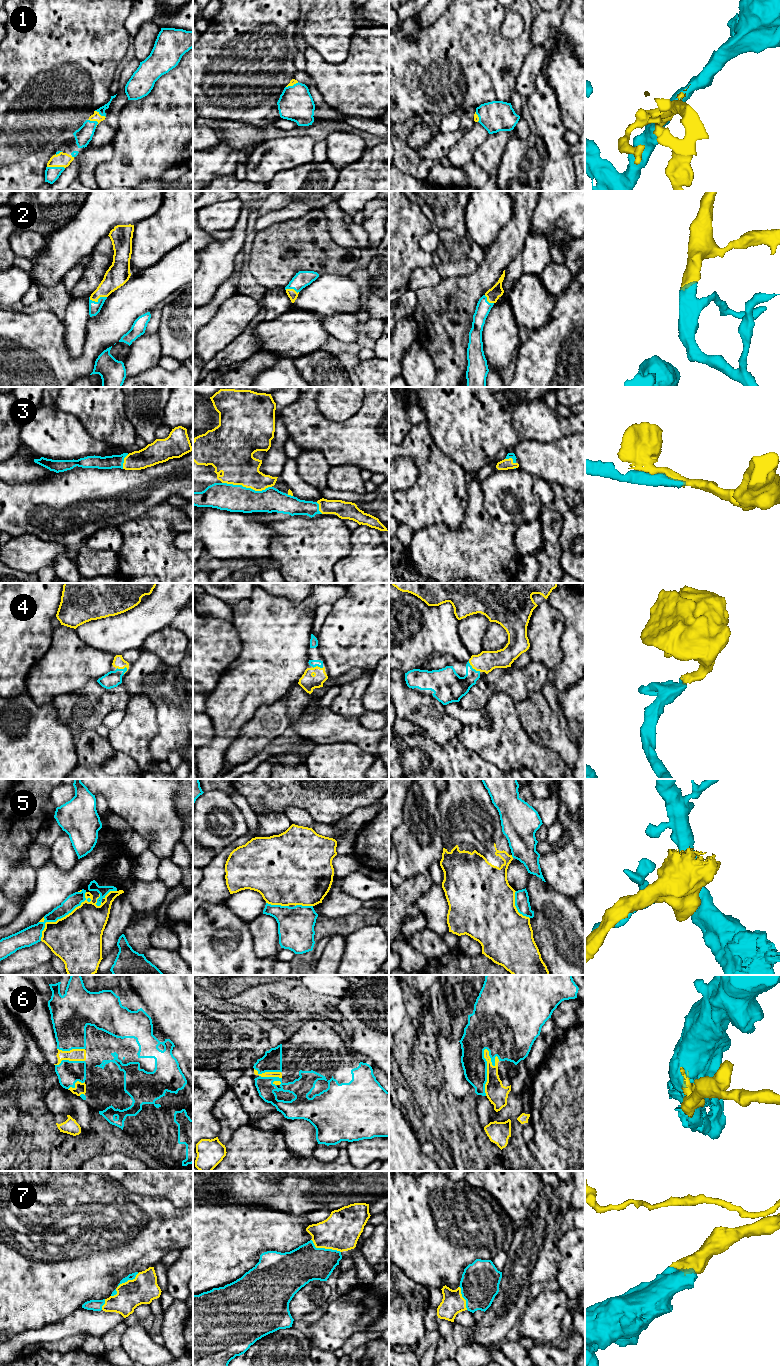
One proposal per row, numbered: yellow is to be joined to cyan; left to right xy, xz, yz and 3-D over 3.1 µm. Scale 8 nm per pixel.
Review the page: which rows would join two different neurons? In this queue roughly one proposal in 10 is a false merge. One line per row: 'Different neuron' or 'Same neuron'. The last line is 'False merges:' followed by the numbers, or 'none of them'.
1: Same neuron
2: Same neuron
3: Same neuron
4: Same neuron
5: Different neuron
6: Same neuron
7: Same neuron
False merges: 5

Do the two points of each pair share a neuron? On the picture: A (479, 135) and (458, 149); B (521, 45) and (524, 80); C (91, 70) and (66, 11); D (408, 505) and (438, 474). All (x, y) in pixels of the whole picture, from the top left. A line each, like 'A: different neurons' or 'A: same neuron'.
A: same neuron
B: different neurons
C: same neuron
D: same neuron

